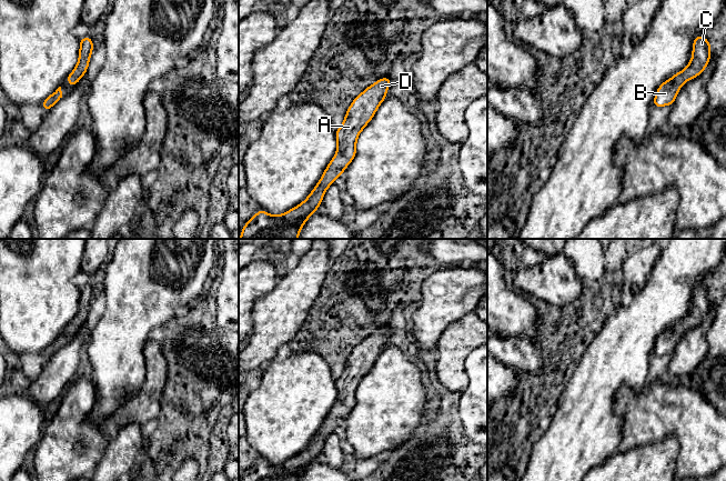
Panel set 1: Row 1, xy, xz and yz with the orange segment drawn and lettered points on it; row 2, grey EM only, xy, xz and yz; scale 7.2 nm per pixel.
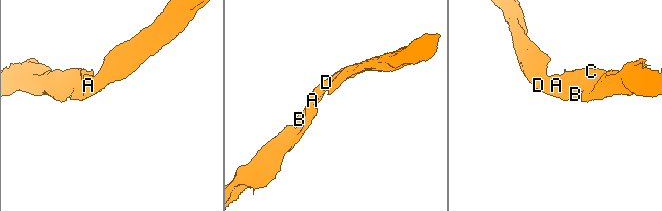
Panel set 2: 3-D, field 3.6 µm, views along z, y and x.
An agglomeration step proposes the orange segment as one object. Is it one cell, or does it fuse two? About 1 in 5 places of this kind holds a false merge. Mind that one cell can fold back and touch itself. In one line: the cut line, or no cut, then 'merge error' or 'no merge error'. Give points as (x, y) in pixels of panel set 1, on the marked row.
cut none; no merge error

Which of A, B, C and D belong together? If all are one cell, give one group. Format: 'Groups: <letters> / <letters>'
Groups: A B C D

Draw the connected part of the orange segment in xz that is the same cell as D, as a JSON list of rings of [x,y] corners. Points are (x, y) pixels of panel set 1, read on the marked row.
[[[390,77],[377,80],[352,101],[342,126],[335,132],[336,153],[310,196],[280,216],[271,216],[261,209],[244,224],[240,239],[298,239],[305,221],[317,211],[325,190],[342,176],[356,156],[357,137],[387,98],[391,81]]]

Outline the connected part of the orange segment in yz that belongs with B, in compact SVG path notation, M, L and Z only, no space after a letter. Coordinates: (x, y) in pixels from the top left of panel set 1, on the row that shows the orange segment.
M700 34L694 39L690 62L683 71L677 72L658 87L653 107L672 106L675 102L683 83L698 77L708 66L712 57L710 46L712 43Z

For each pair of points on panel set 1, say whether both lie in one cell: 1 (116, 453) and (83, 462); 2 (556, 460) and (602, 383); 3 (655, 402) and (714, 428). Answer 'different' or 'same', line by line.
1: different
2: same
3: same

